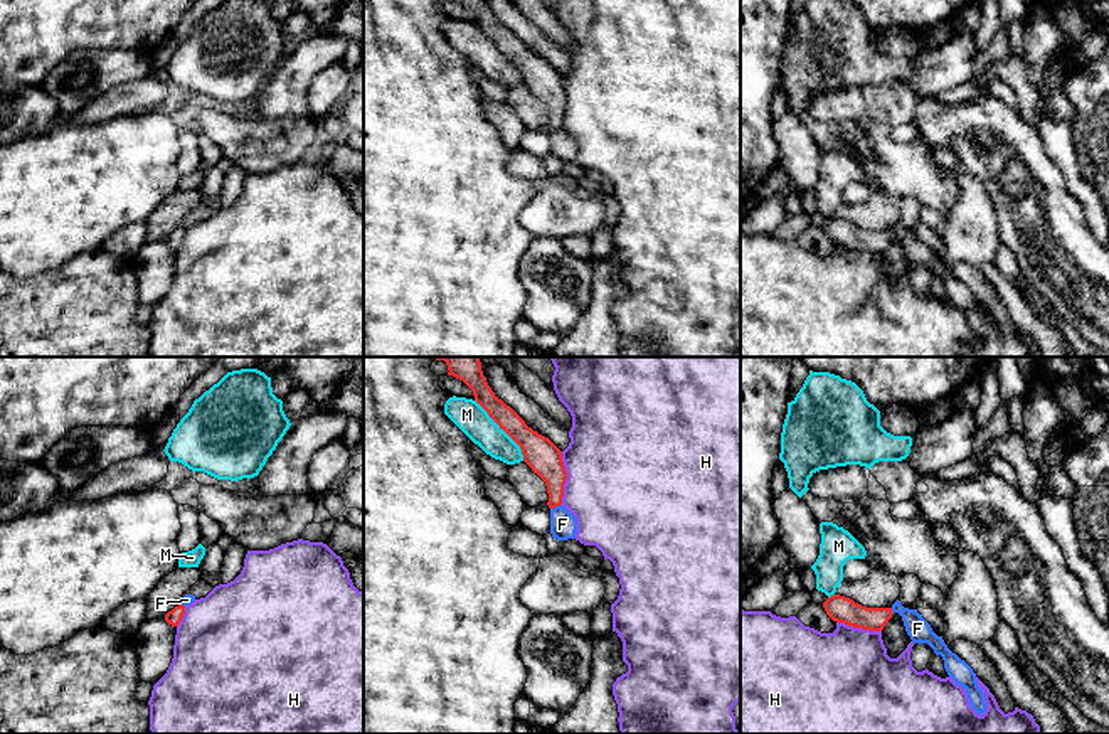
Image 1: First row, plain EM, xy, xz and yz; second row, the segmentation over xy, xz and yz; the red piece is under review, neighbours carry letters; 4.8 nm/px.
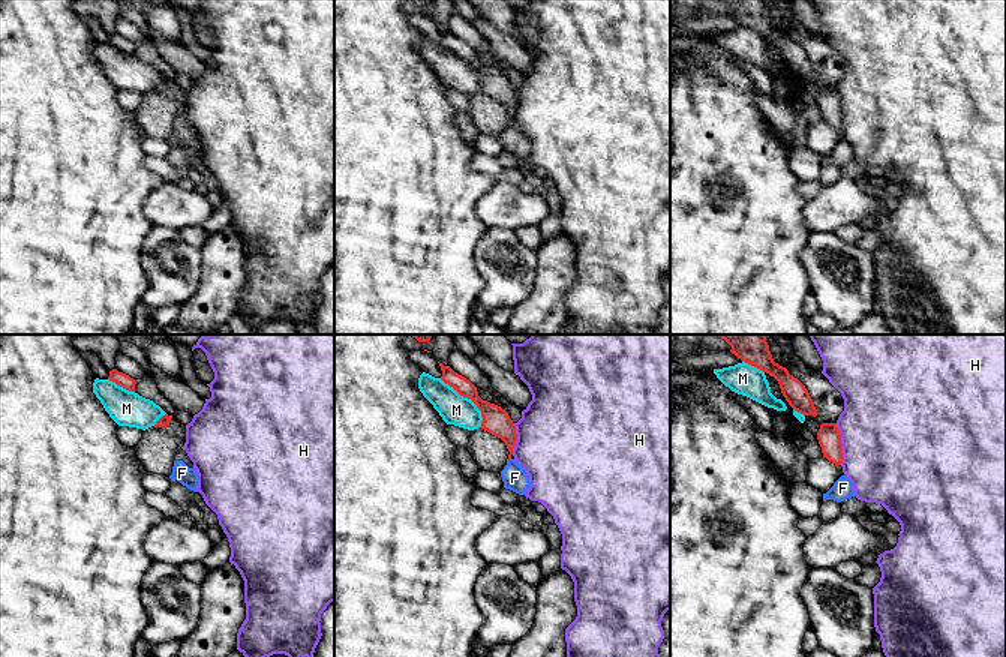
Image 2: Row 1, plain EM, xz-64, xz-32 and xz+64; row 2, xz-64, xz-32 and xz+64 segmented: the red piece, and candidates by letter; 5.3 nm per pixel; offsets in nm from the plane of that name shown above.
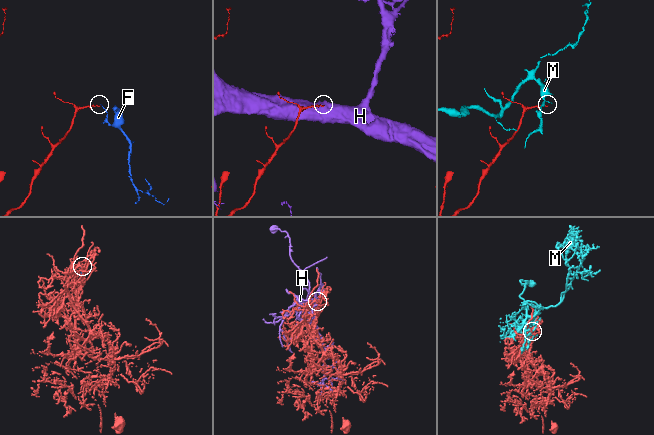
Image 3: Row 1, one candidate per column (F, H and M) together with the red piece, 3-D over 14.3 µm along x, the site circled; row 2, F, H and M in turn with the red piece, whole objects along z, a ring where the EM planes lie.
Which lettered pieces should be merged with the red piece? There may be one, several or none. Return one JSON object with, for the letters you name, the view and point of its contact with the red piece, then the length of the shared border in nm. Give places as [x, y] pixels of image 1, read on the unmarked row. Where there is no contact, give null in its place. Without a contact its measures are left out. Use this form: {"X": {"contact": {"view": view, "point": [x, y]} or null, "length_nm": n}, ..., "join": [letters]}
{"join": []}

